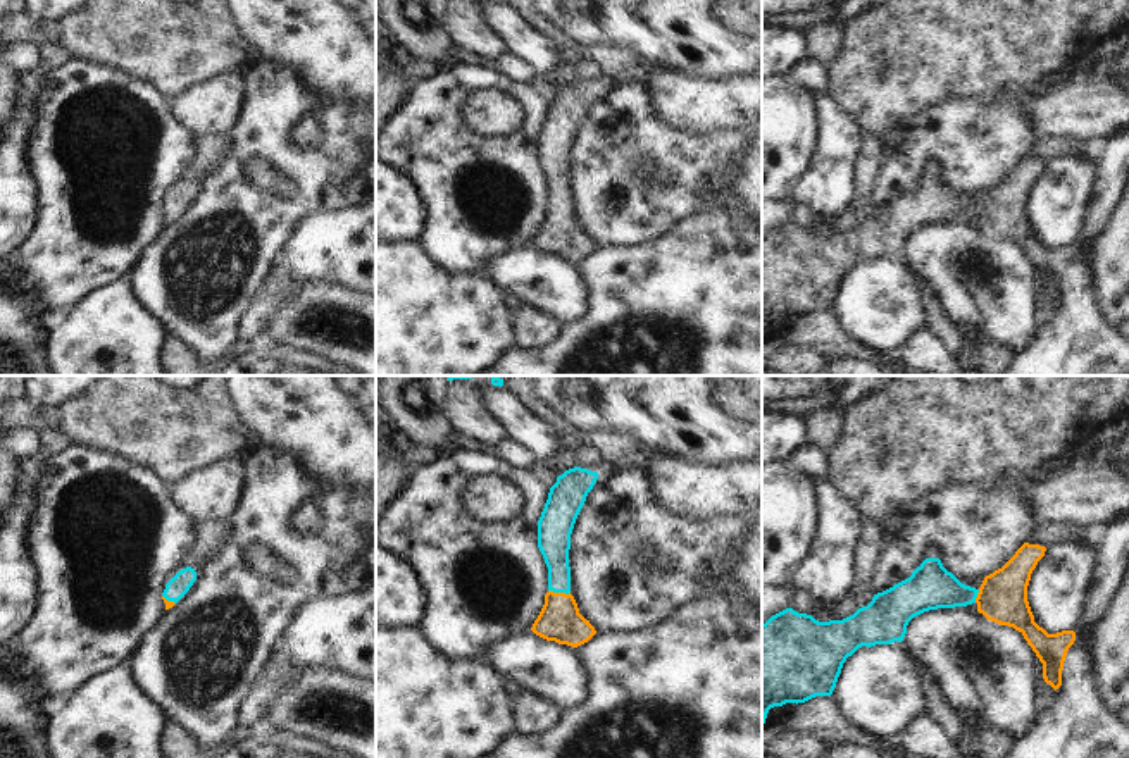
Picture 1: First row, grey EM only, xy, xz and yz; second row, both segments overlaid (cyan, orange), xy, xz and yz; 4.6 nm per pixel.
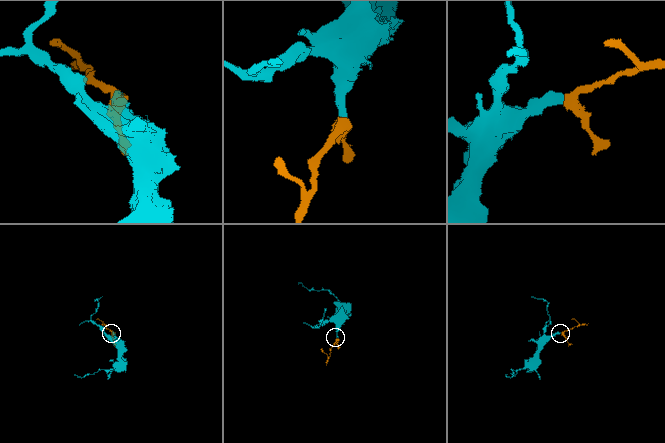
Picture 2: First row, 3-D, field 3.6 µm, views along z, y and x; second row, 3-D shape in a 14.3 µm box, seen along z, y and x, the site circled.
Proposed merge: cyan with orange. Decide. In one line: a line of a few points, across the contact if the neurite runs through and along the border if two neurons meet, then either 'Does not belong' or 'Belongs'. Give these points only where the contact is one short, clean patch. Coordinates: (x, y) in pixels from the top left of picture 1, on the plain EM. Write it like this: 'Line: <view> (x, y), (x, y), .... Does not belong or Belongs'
Line: xz (554, 152), (559, 205), (559, 235). Belongs

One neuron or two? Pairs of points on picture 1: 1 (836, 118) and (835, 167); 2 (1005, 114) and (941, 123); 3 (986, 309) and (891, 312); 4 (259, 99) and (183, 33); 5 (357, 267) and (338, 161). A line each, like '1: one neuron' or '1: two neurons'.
1: one neuron
2: one neuron
3: two neurons
4: two neurons
5: two neurons

